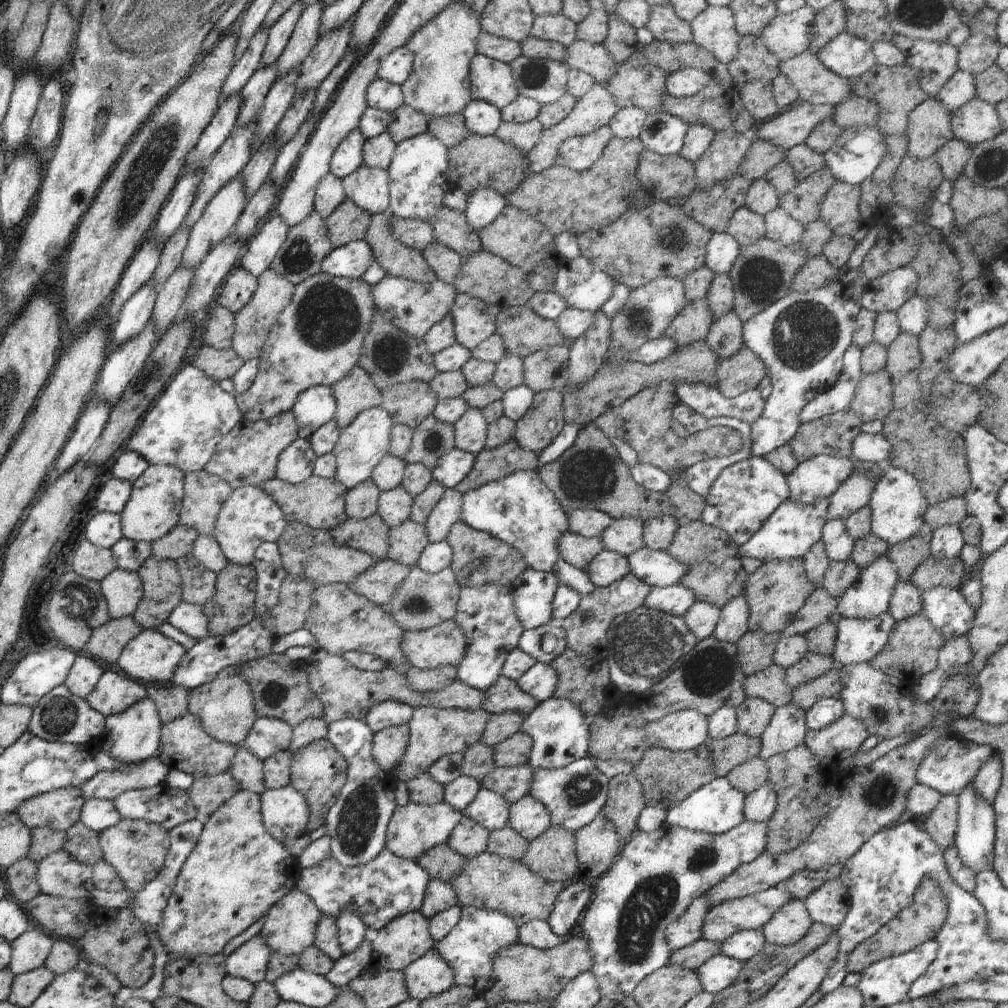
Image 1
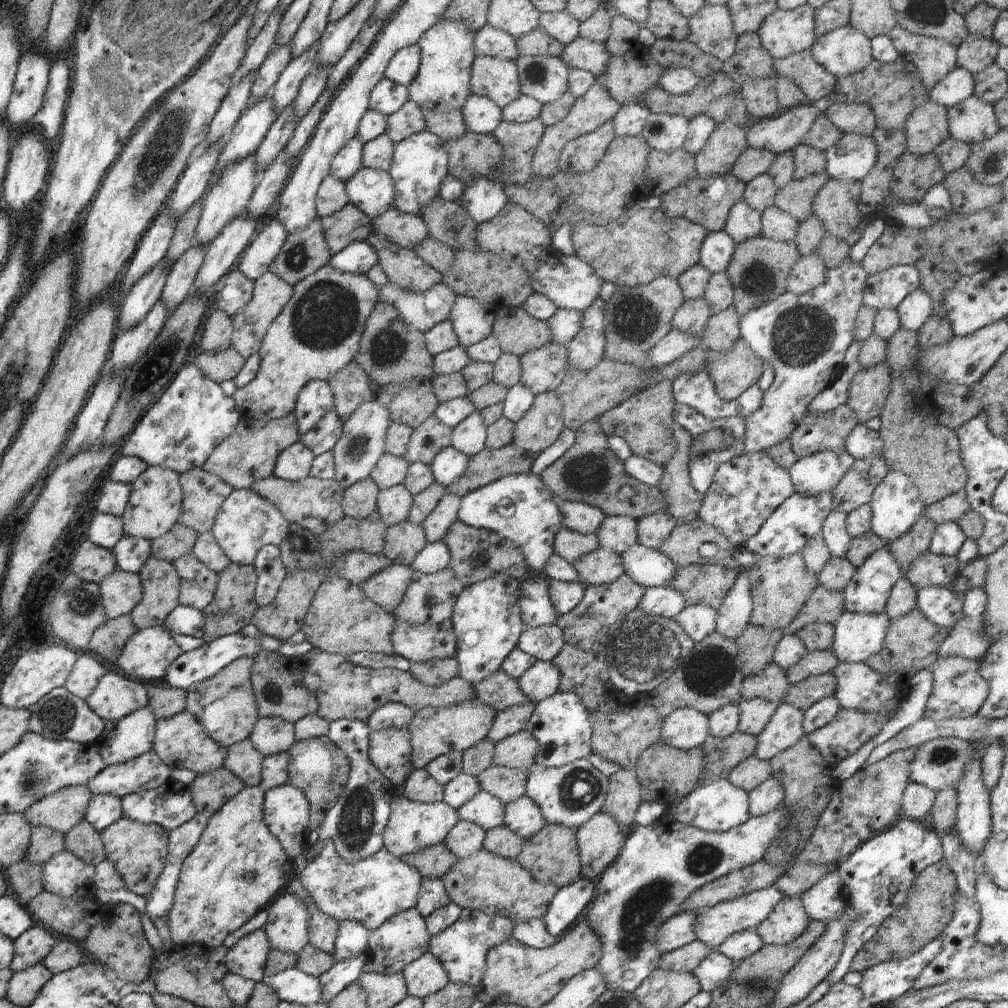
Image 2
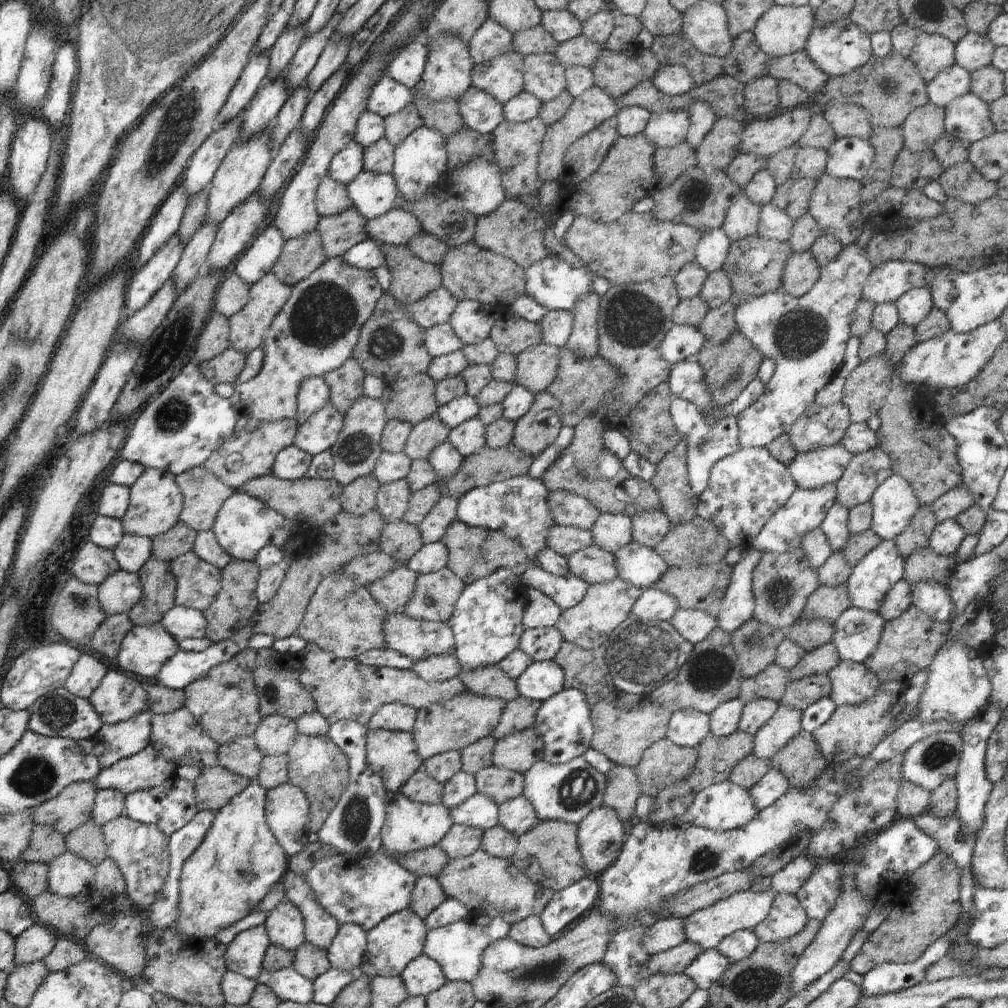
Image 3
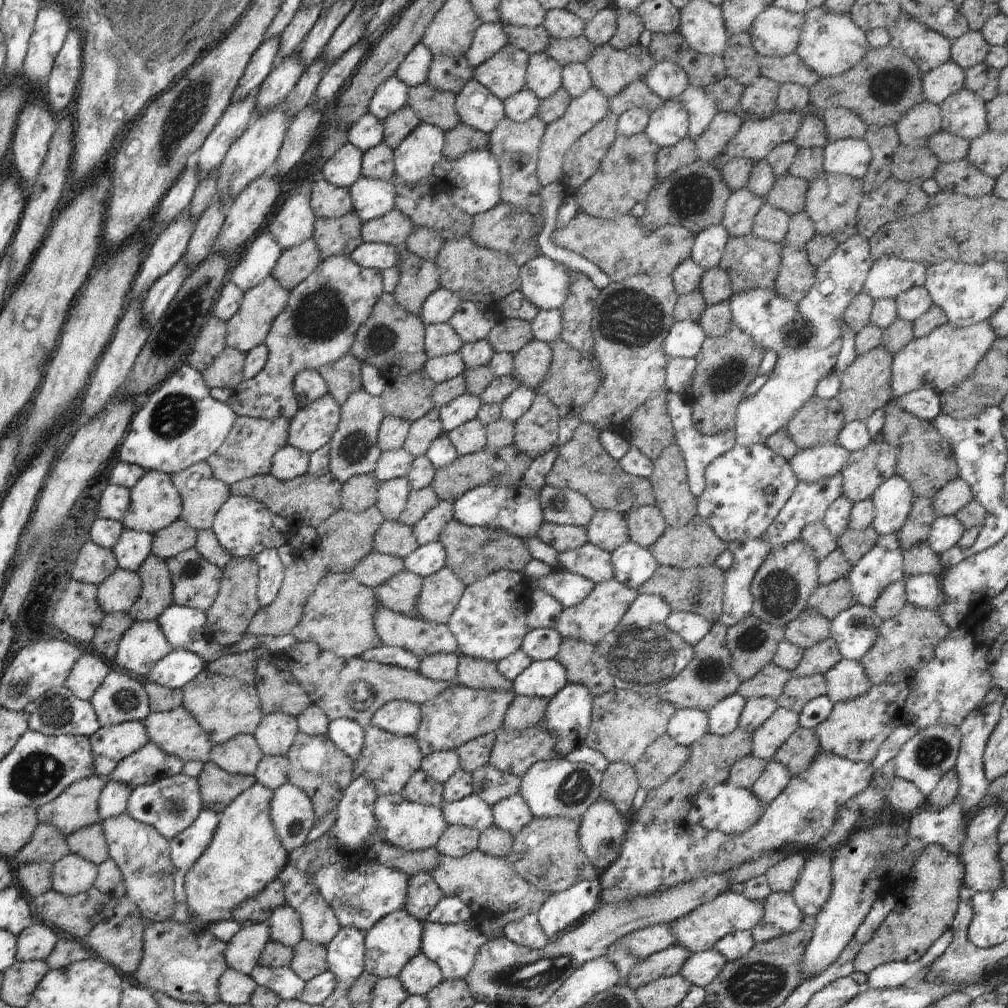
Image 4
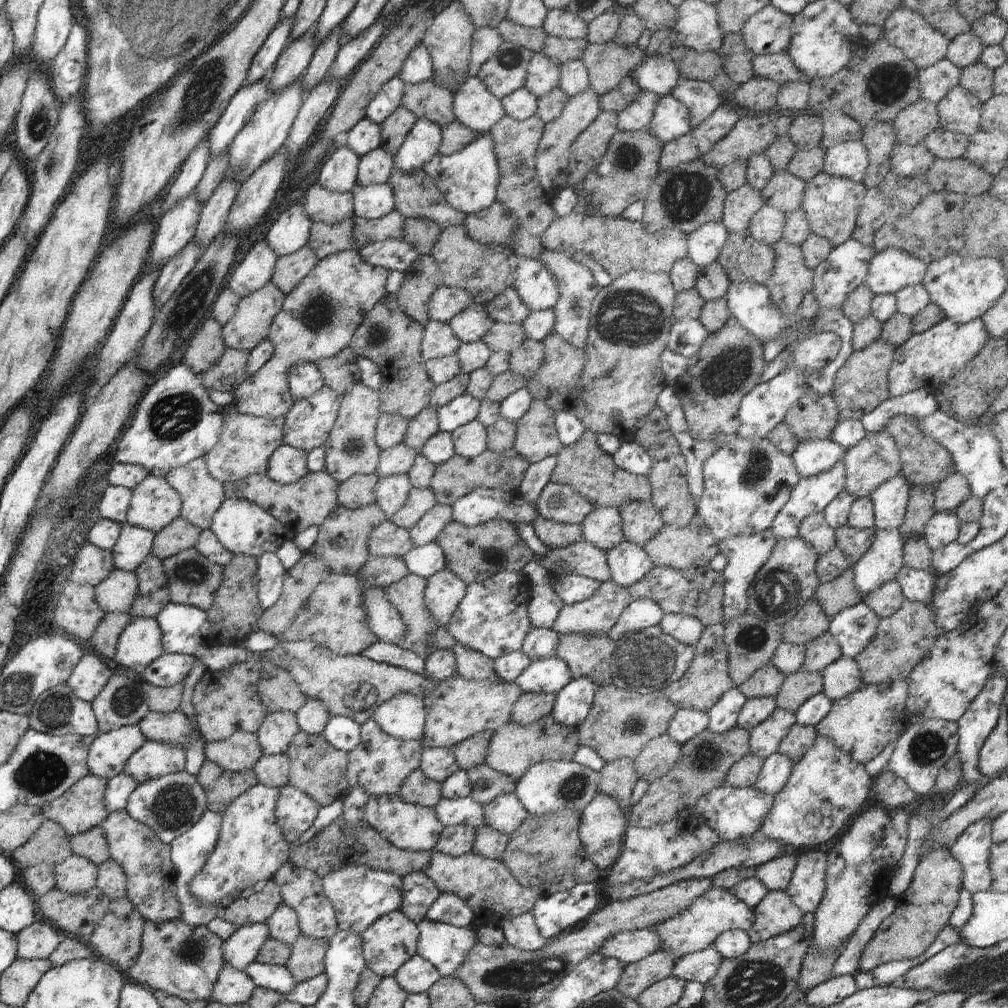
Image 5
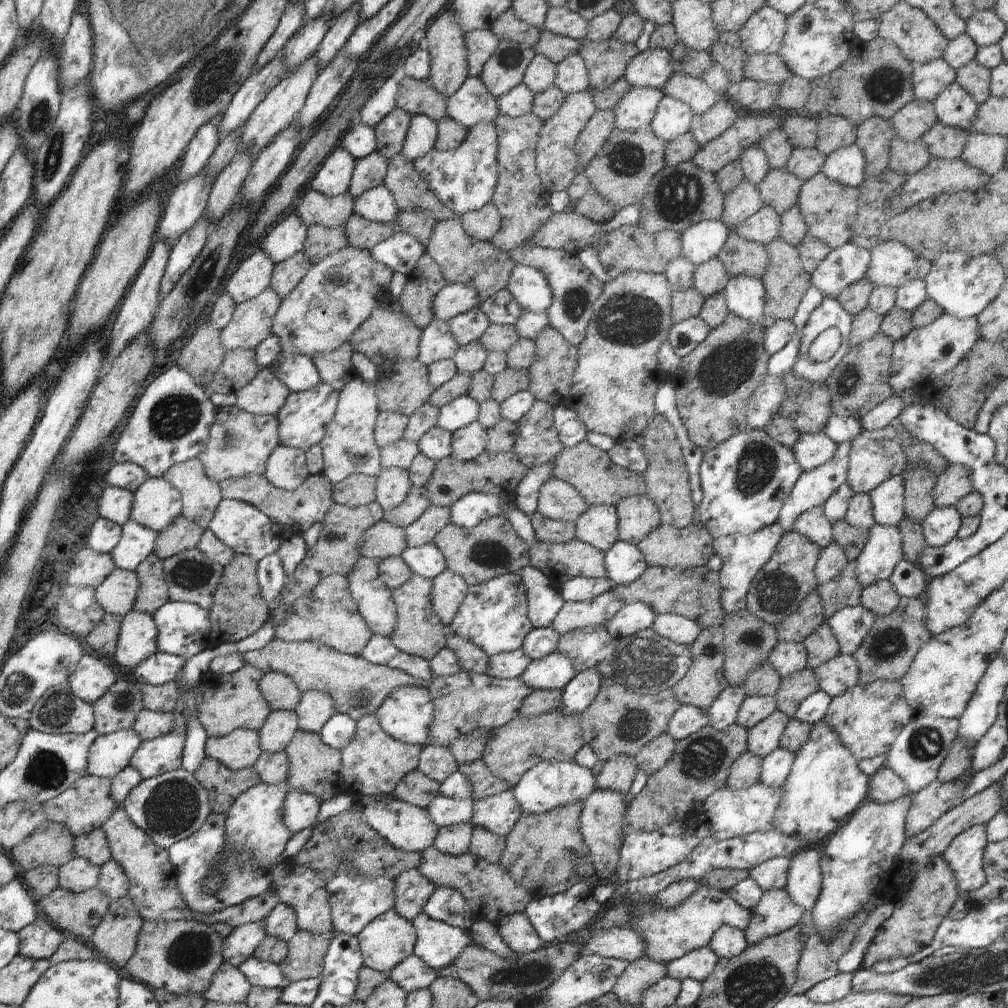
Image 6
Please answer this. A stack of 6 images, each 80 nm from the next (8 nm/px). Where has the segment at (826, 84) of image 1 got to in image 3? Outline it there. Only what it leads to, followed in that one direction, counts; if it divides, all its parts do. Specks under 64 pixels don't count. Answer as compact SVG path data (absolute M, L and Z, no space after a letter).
M804 50L771 59L768 74L777 81L786 79L793 82L810 96L830 78L809 59Z

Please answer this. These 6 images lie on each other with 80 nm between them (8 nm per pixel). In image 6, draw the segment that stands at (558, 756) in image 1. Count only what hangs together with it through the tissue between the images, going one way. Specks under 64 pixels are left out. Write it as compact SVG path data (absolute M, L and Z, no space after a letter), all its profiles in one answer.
M596 669L583 670L563 688L563 706L560 710L567 715L580 716L598 694L603 676Z

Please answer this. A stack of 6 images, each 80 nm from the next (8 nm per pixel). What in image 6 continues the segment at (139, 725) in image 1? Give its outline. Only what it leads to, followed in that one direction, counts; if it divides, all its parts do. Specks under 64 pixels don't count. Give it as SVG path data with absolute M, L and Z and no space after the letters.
M133 728L99 735L89 750L87 774L113 779L131 763L132 755L142 743L143 740Z

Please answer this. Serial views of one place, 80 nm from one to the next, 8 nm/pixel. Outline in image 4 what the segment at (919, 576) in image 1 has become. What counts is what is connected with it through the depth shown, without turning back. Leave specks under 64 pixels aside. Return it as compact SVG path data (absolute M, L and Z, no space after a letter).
M922 541L903 551L903 571L906 575L929 574L939 578L944 568L939 556Z

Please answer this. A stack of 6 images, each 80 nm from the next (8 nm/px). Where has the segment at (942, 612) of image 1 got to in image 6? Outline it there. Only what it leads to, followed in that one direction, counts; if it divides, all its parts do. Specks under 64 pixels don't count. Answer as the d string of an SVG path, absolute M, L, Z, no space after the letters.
M902 559L893 568L888 580L895 588L895 591L901 597L906 598L923 598L928 584L928 578L926 578L920 566L916 566L905 559Z

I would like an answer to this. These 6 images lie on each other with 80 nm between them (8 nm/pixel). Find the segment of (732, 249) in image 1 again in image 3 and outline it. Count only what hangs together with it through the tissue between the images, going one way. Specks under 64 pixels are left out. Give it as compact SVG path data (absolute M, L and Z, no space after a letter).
M723 227L704 233L696 245L694 261L708 273L718 271L727 259L730 243Z

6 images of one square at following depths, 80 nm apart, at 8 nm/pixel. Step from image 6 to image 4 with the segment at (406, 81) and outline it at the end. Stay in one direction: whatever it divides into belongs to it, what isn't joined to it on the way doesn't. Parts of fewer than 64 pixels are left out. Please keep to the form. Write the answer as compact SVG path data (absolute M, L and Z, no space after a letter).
M430 83L409 87L406 106L425 123L437 126L443 133L461 122L455 109L455 94L439 91Z

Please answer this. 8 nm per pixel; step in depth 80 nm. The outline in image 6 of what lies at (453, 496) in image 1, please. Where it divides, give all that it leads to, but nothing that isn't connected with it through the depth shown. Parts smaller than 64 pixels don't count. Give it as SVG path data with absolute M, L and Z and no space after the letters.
M431 504L418 520L403 527L407 546L419 547L432 543L438 532L450 523L450 517L450 507L437 507Z

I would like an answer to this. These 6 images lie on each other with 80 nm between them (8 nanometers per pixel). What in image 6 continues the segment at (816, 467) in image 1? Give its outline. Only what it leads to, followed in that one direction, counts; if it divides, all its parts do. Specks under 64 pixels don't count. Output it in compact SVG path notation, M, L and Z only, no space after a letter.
M822 431L799 433L797 442L790 450L804 472L827 463L834 456L836 445Z

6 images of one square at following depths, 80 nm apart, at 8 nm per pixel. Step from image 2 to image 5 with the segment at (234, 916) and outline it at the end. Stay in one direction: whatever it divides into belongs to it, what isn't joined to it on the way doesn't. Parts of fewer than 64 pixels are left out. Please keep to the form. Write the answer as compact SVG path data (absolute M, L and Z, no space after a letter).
M258 783L240 796L237 796L223 813L221 819L221 829L218 842L212 854L208 857L206 864L201 871L192 879L189 889L201 904L222 903L223 900L232 900L240 896L240 892L247 888L254 887L260 881L268 880L274 876L275 872L289 862L290 844L286 842L283 830L277 823L276 801L279 797L279 788L269 787Z

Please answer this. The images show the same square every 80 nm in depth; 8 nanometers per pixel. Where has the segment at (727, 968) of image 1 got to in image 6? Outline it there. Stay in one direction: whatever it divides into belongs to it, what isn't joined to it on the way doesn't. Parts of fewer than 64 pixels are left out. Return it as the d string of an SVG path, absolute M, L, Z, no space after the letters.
M709 946L700 947L679 959L665 964L668 977L681 980L694 979L702 982L712 974L719 956Z

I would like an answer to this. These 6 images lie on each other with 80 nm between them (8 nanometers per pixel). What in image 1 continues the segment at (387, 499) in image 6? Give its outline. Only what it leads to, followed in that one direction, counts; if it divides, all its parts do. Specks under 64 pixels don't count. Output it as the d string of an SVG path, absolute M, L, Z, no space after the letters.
M402 485L389 491L380 491L377 514L392 528L410 518L412 503L413 496Z

